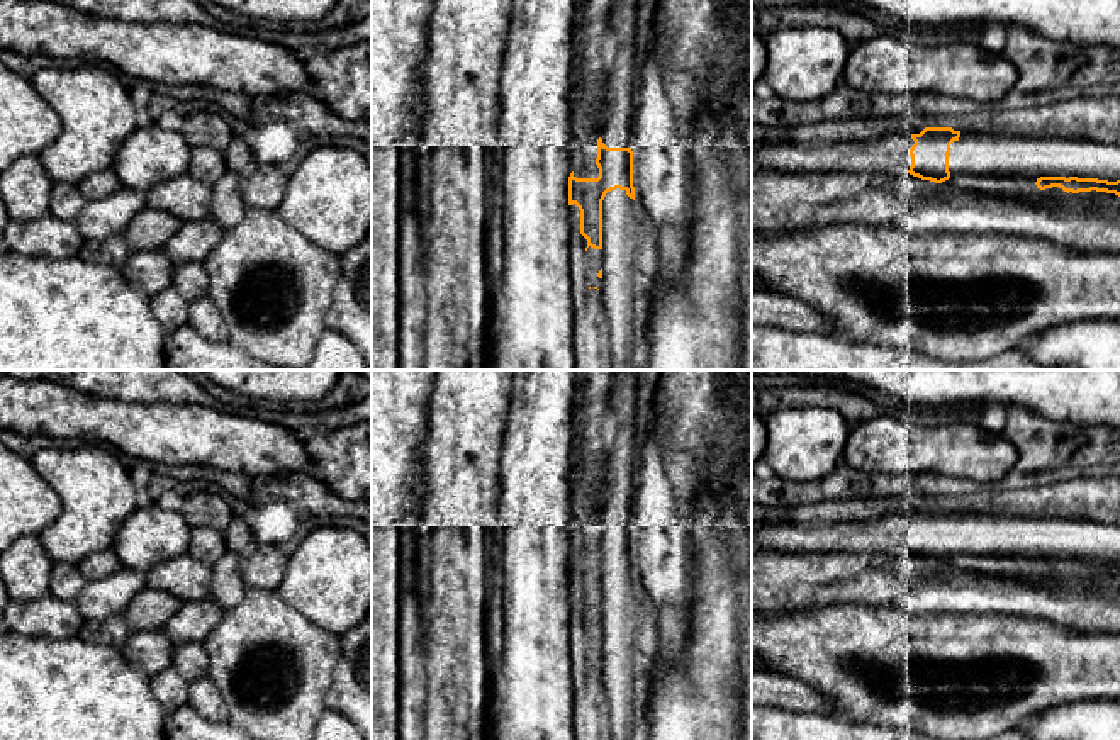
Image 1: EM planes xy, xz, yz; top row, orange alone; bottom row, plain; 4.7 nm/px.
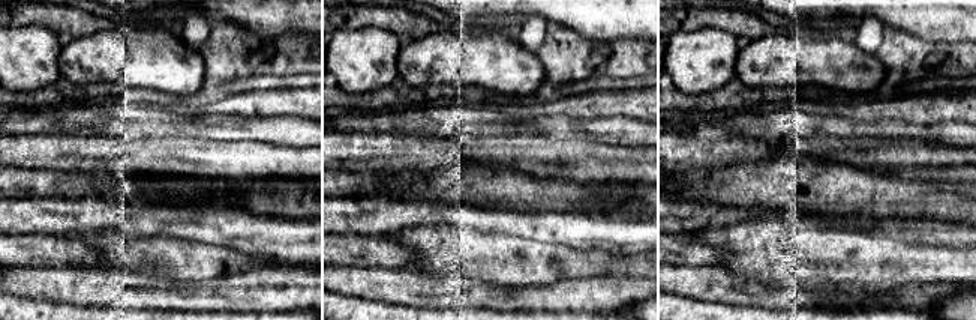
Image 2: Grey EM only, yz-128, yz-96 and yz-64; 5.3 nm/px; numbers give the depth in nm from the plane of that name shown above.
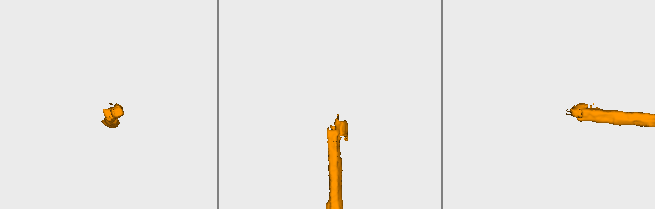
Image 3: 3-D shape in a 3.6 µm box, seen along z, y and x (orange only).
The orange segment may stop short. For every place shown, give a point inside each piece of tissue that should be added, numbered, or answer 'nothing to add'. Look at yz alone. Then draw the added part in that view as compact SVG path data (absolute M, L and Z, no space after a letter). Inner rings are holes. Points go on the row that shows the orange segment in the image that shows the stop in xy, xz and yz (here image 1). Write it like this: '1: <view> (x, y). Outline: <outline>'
nothing to add

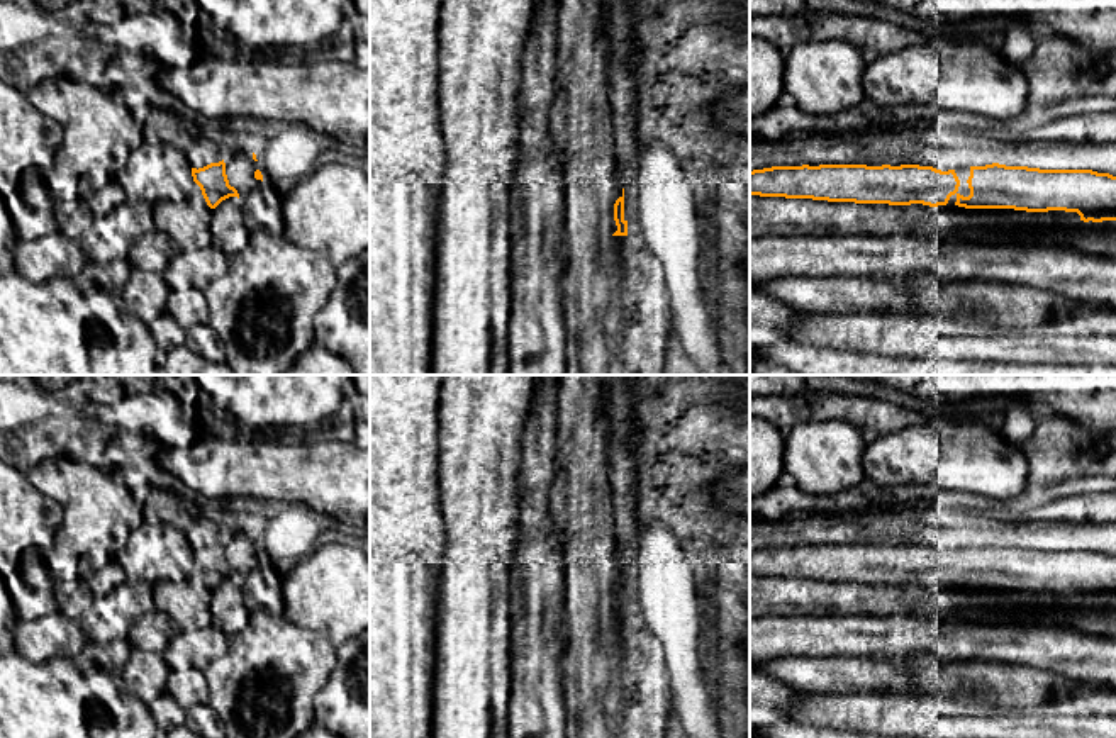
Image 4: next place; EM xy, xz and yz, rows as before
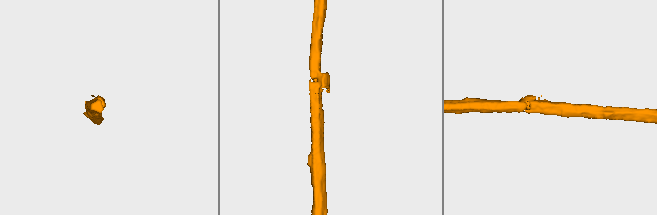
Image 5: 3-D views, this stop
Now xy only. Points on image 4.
nothing to add

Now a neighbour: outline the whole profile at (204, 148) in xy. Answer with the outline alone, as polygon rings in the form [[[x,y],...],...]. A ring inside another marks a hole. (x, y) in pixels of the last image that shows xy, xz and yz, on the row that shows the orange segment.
[[[197,132],[185,146],[192,168],[204,168],[226,158],[226,144],[220,136]]]

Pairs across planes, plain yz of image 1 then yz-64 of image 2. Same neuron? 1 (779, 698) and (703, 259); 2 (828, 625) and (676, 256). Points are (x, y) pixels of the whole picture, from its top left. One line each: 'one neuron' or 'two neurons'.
1: two neurons
2: two neurons

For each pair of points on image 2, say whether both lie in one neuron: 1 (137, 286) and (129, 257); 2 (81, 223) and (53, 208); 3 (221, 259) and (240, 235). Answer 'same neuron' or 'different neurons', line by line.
1: different neurons
2: same neuron
3: different neurons

